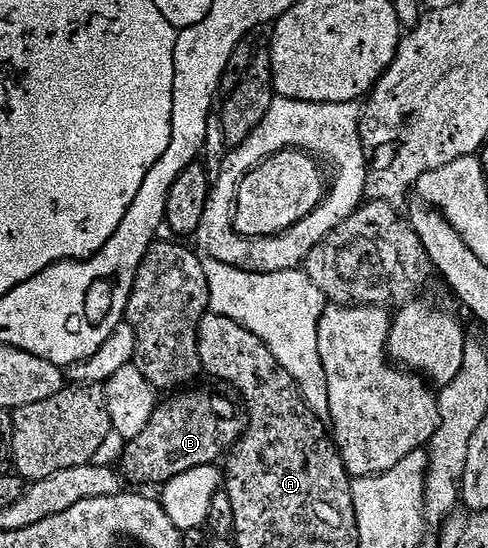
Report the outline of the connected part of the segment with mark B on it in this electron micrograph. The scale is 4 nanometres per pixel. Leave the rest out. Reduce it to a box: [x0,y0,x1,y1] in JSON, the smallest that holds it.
[121,387,247,487]

